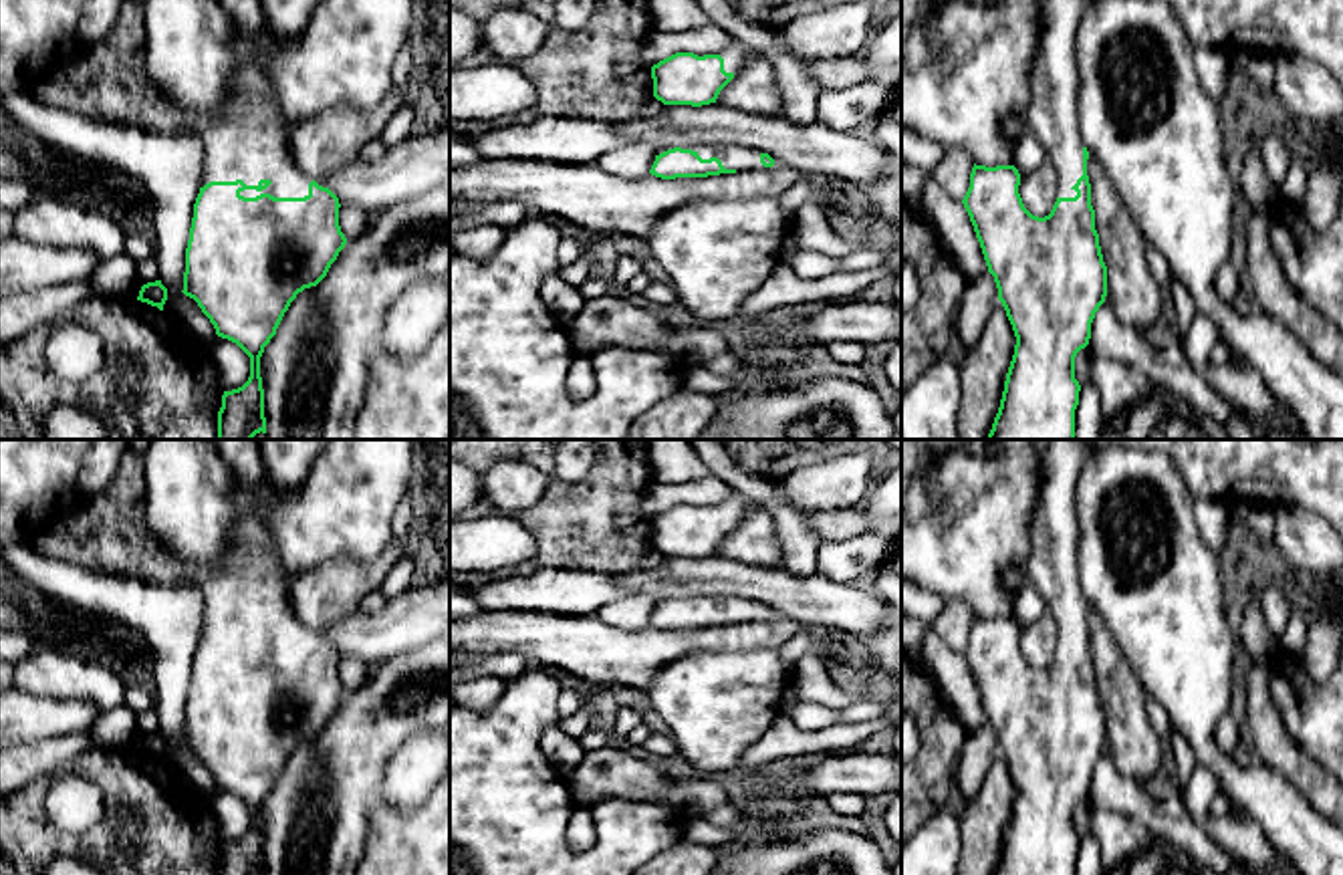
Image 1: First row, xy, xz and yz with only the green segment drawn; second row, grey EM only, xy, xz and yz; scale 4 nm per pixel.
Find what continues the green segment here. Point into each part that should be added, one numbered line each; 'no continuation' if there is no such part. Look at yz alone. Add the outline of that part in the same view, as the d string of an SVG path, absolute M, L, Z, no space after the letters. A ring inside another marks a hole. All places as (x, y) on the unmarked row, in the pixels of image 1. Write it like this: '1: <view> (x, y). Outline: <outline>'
1: yz (1051, 567). Outline: M1032 440L1036 452L1039 494L1030 518L1030 552L1026 558L1026 579L1049 605L1049 615L1059 629L1057 649L1075 649L1073 637L1083 627L1083 599L1079 585L1079 524L1075 514L1075 484L1089 448L1085 440Z

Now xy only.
1: xy (249, 591). Outline: M212 440L218 454L232 474L232 498L236 502L236 520L228 534L228 554L224 562L210 571L200 583L204 595L202 637L210 633L242 631L248 639L240 643L244 649L270 645L274 649L304 649L309 635L290 605L288 585L276 544L264 524L264 484L266 470L258 450L258 440Z

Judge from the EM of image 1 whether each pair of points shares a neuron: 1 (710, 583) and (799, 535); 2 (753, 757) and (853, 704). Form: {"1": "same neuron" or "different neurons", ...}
{"1": "different neurons", "2": "different neurons"}

